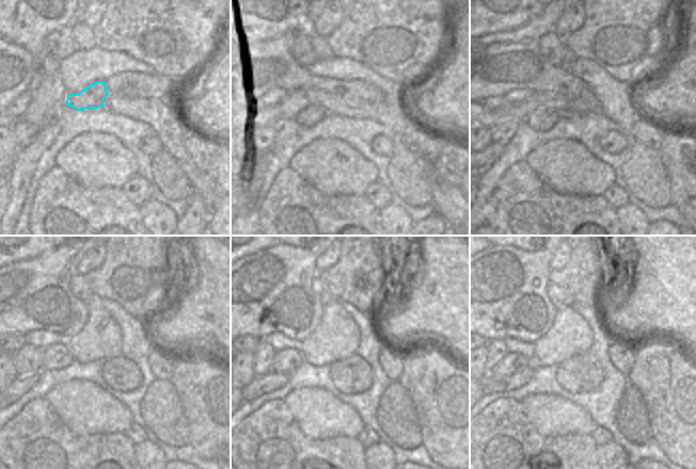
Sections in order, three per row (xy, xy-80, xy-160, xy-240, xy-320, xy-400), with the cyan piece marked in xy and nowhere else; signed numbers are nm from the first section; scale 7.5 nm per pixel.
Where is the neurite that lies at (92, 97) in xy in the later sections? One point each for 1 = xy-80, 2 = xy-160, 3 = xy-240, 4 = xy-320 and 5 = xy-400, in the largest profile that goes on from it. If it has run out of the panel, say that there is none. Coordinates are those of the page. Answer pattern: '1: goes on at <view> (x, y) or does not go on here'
1: goes on at xy-80 (311, 115)
2: goes on at xy-160 (542, 118)
3: goes on at xy-240 (58, 356)
4: goes on at xy-320 (285, 360)
5: goes on at xy-400 (511, 364)

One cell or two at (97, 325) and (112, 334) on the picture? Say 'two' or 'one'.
one

